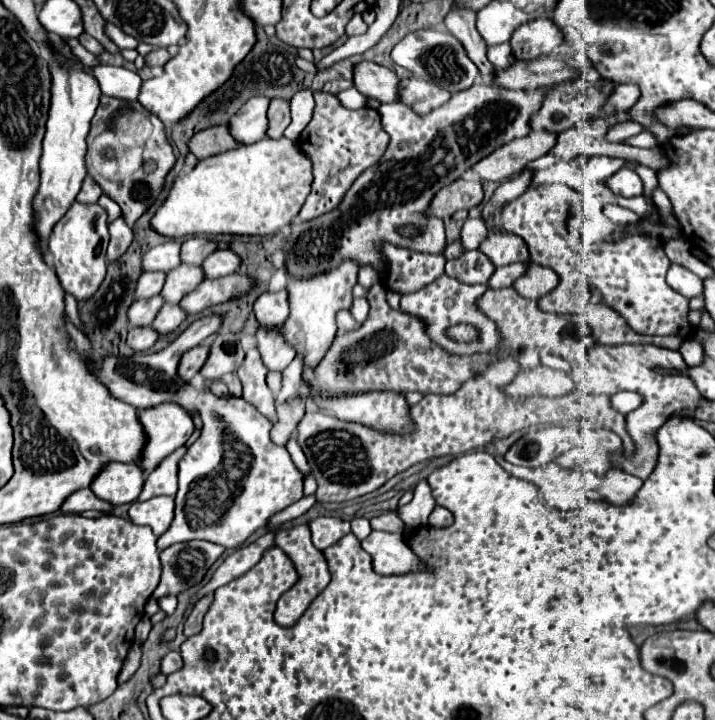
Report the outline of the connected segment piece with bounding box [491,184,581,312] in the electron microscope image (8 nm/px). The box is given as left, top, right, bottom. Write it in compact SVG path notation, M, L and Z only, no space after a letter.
M543 184L537 188L529 188L525 194L515 198L513 202L505 204L493 218L491 226L497 230L513 230L517 236L521 236L529 246L530 261L542 266L553 268L559 276L559 286L547 294L551 296L551 302L555 302L555 312L565 312L565 292L567 288L573 288L581 276L581 270L577 268L577 248L575 242L567 230L569 220L569 204L571 190L567 194L567 188L563 184Z

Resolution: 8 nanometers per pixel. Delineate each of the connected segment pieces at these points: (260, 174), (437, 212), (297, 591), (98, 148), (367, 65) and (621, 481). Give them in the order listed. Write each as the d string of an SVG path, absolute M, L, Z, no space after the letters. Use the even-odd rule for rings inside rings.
M285 136L279 140L263 138L255 144L199 160L193 172L179 174L165 204L153 216L151 226L169 238L183 238L193 234L273 234L299 214L311 190L311 180L311 160L303 156L299 142Z
M455 180L453 184L441 188L437 196L431 202L429 214L437 218L449 218L461 208L473 208L483 200L483 188L481 182L471 182L471 180Z
M307 524L296 525L289 530L279 530L275 534L275 544L285 550L285 554L293 560L293 564L299 572L299 582L281 596L281 600L277 602L277 610L275 610L277 624L291 626L301 618L301 614L307 610L311 600L329 584L329 572L327 572L327 562L325 562L323 553L312 544L311 532Z
M101 96L101 104L91 122L87 144L89 144L87 150L89 174L103 188L103 194L107 194L111 200L115 200L121 206L127 226L133 228L135 222L159 198L165 186L165 176L171 172L171 168L177 162L173 154L173 146L167 140L163 122L155 114L147 112L139 102ZM115 114L119 114L119 124L109 128L107 120ZM103 132L105 132L105 140L101 138L99 142L99 136Z
M361 62L355 66L355 86L361 94L377 98L381 102L397 102L399 100L397 74L375 62Z
M609 470L603 478L595 474L583 474L585 492L591 500L609 500L611 504L629 504L641 488L641 480L623 472L623 470Z

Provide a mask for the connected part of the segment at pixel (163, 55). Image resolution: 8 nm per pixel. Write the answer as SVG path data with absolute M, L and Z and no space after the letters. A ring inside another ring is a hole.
M155 48L153 52L149 52L149 54L145 56L145 64L147 64L147 66L165 66L165 62L167 62L169 58L171 58L171 56L169 56L167 50Z

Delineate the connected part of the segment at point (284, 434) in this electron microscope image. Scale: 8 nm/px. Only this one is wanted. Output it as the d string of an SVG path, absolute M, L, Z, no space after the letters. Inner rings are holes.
M295 395L286 401L276 407L278 418L270 431L271 440L279 446L285 446L305 414L306 398L303 395Z

